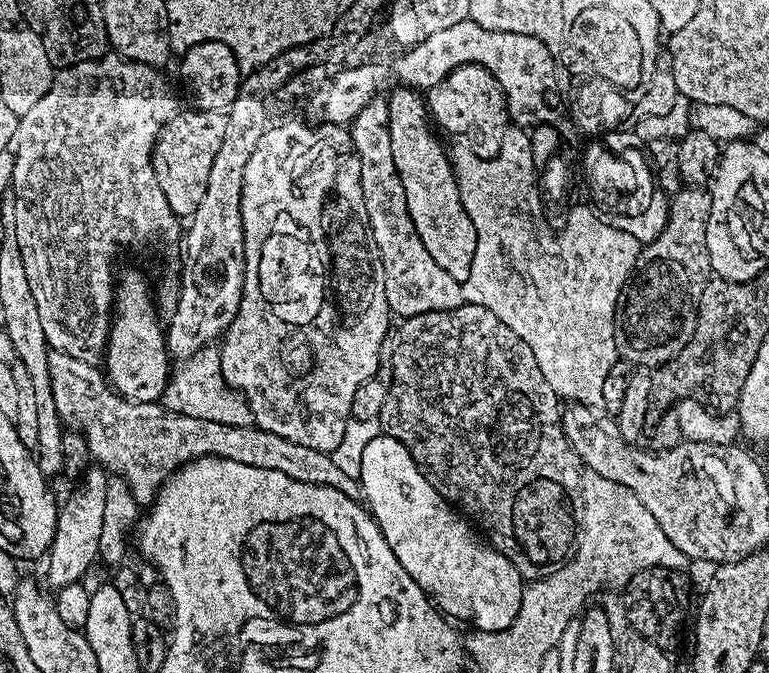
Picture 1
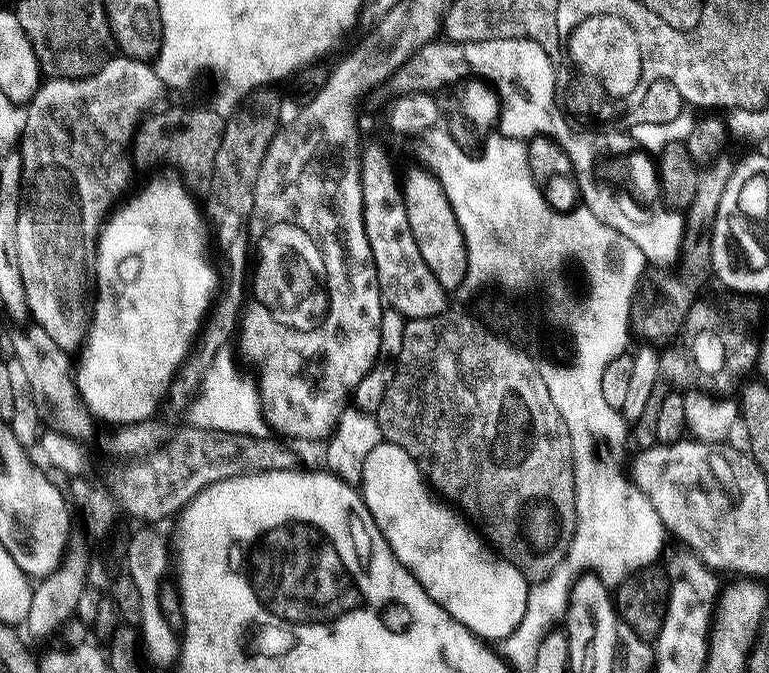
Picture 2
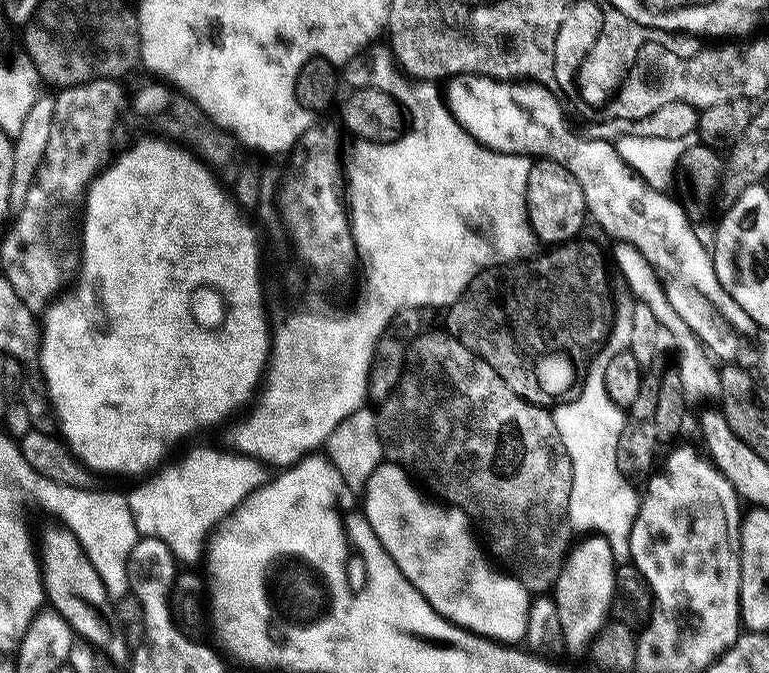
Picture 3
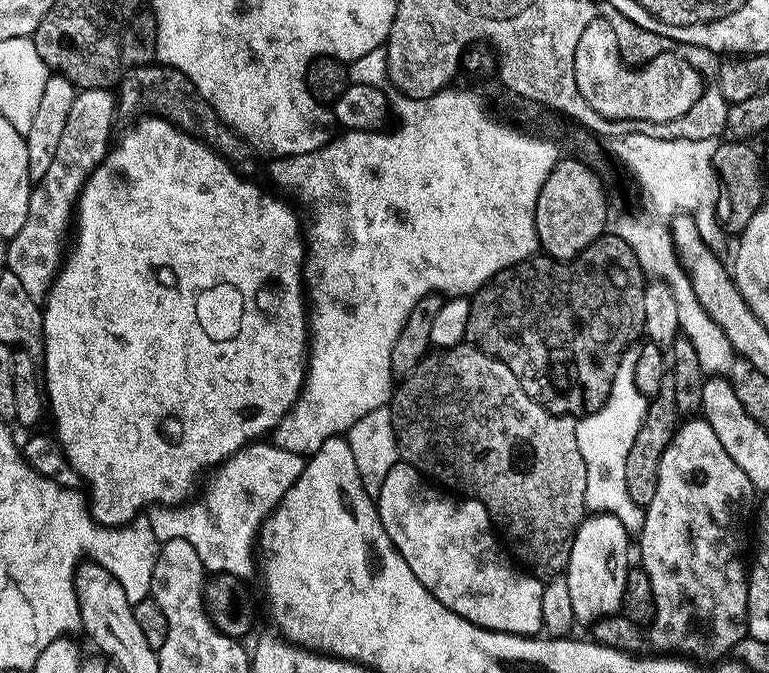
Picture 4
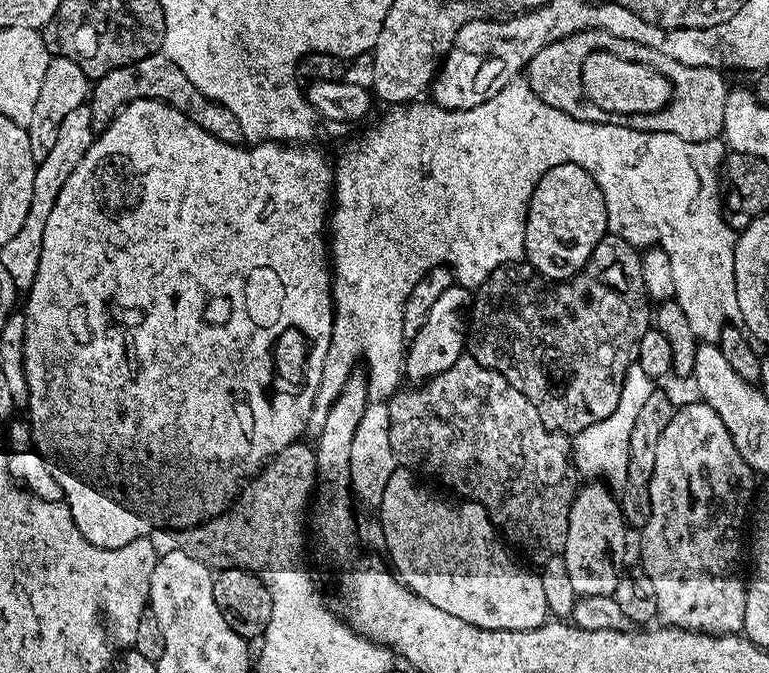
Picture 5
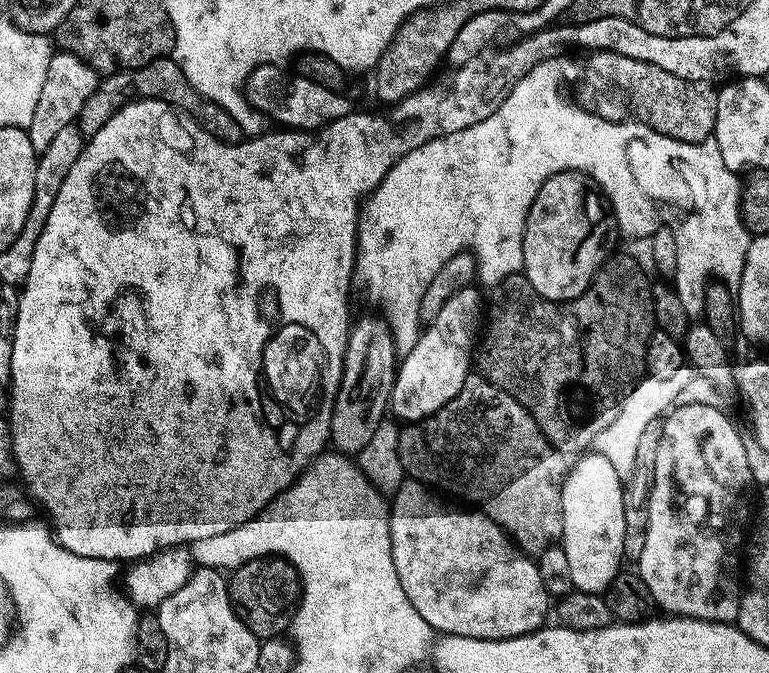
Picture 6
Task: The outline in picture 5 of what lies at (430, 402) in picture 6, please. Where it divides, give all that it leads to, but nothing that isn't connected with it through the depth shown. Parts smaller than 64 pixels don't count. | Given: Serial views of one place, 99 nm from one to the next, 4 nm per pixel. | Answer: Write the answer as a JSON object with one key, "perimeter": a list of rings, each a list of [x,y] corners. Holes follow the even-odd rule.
{"perimeter":[[[453,286],[446,290],[431,308],[426,326],[416,341],[410,344],[404,357],[403,375],[412,382],[427,382],[450,370],[466,352],[466,321],[470,316],[474,296],[469,289]]]}

